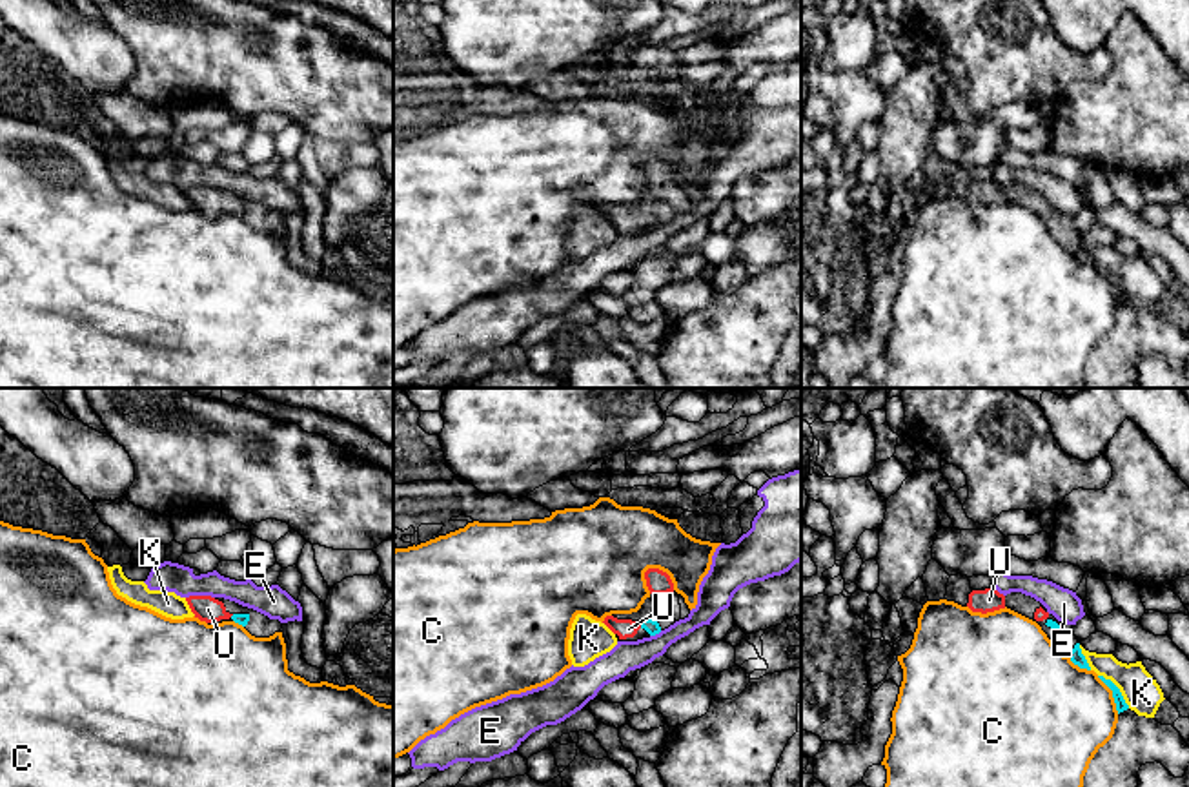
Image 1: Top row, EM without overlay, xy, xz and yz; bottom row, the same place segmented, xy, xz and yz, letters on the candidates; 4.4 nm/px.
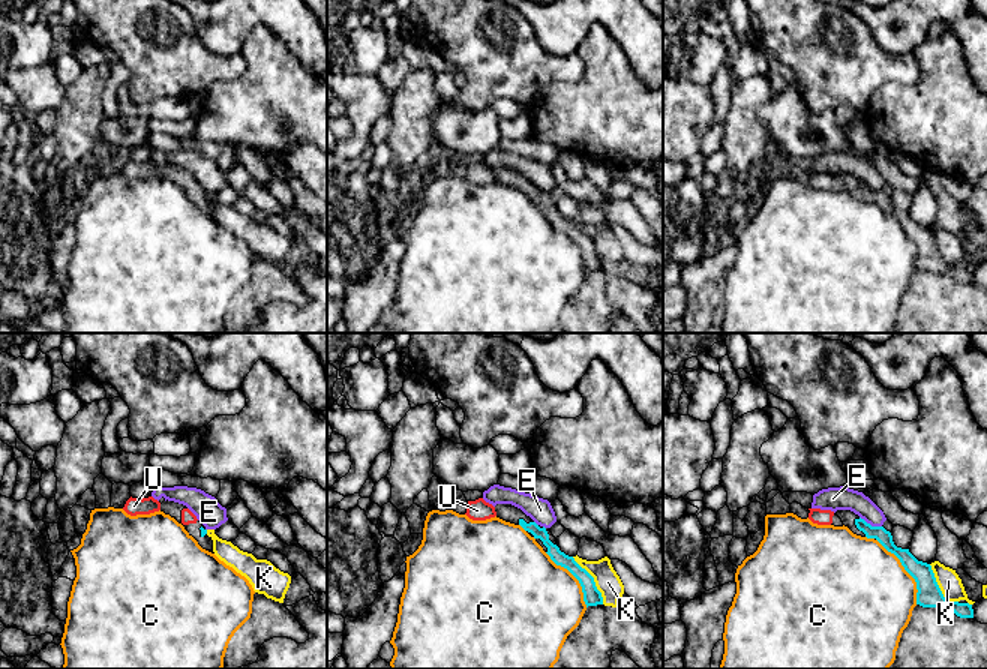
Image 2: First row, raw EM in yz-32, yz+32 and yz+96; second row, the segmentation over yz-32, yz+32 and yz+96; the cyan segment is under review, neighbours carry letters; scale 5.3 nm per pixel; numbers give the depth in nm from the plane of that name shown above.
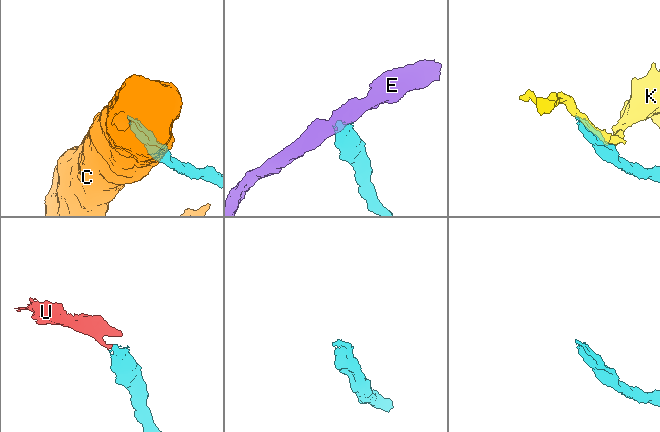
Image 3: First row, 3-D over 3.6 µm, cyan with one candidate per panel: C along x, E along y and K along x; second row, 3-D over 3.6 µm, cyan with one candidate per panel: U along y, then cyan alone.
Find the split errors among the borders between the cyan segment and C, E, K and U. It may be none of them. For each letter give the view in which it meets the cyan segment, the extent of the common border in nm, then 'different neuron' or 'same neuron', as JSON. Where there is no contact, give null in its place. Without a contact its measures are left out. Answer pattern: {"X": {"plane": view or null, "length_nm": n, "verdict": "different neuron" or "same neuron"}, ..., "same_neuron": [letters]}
{"C": {"plane": "yz", "length_nm": 190, "verdict": "different neuron"}, "E": {"plane": "xz", "length_nm": 60, "verdict": "different neuron"}, "K": {"plane": "yz", "length_nm": 200, "verdict": "different neuron"}, "U": {"plane": "xz", "length_nm": 40, "verdict": "same neuron"}, "same_neuron": ["U"]}

